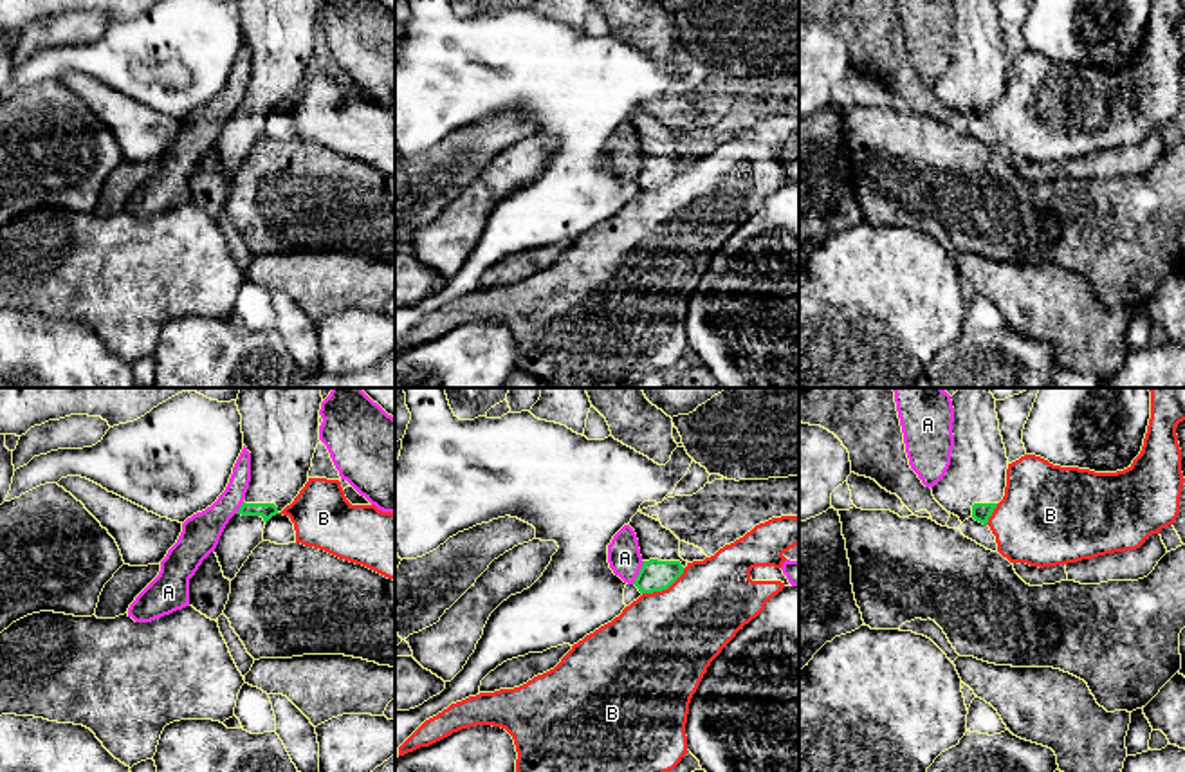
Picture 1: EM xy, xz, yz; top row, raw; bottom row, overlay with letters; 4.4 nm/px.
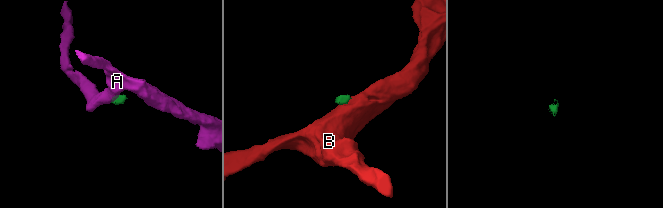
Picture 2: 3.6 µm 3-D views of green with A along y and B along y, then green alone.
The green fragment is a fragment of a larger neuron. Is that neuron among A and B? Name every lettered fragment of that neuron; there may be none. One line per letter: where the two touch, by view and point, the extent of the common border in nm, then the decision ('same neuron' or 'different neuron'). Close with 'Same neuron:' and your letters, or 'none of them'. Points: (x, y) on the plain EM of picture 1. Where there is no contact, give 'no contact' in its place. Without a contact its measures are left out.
A: contact xz (639, 168); length 120 nm; different neuron
B: contact xz (664, 184); length 220 nm; different neuron
Same neuron: none of them

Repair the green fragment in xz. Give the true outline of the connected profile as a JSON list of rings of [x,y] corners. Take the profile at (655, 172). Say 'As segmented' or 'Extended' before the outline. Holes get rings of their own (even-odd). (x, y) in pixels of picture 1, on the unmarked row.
Extended. [[[642,108],[631,114],[629,123],[637,130],[644,157],[633,180],[640,189],[667,186],[687,162],[687,157],[680,153],[680,135]]]

